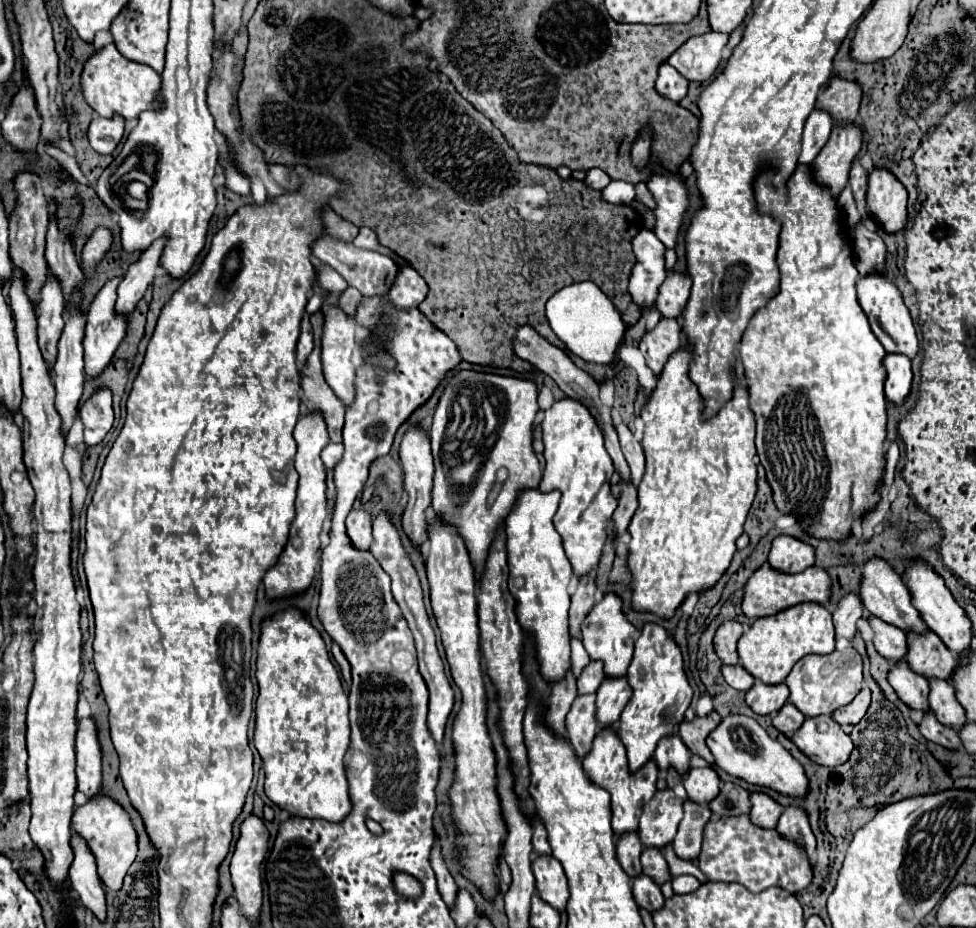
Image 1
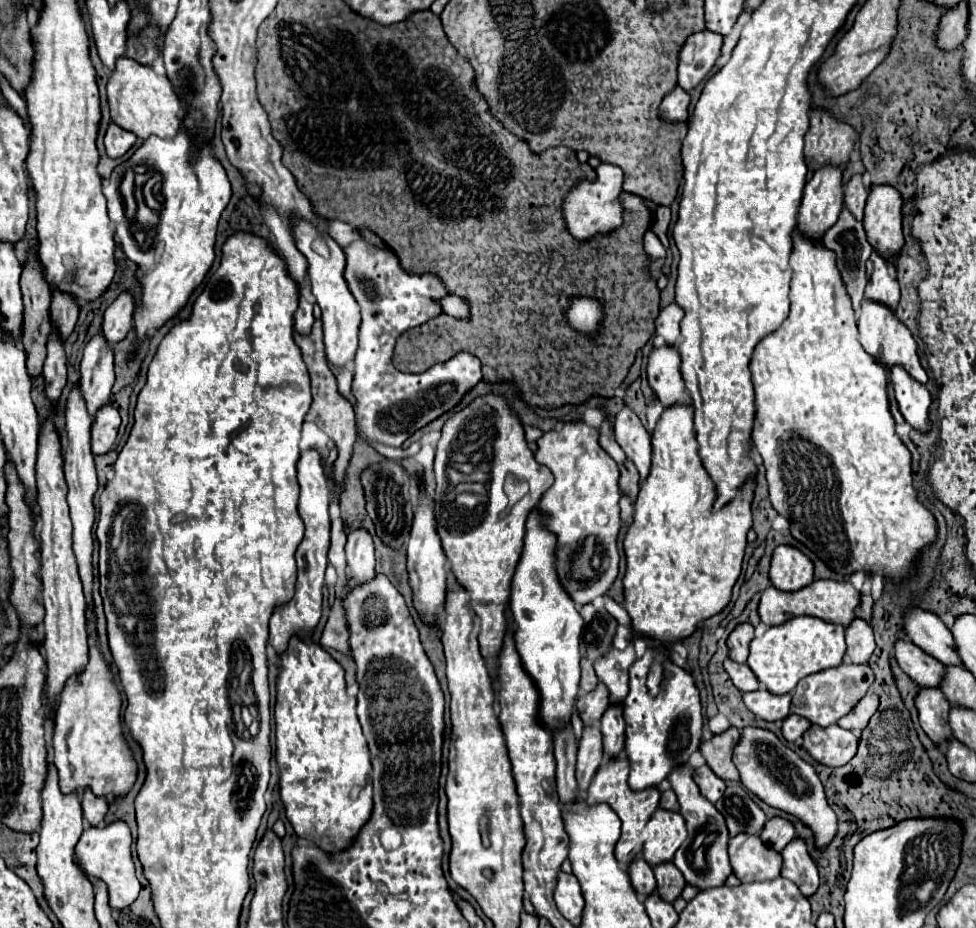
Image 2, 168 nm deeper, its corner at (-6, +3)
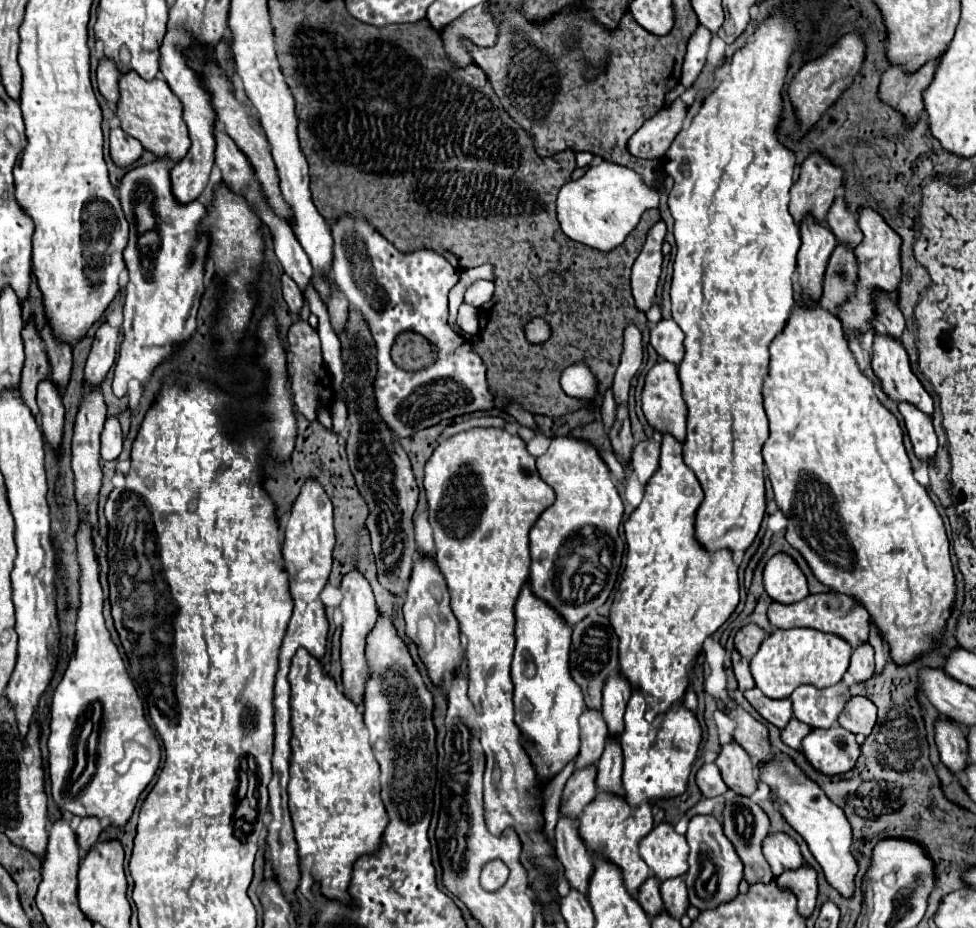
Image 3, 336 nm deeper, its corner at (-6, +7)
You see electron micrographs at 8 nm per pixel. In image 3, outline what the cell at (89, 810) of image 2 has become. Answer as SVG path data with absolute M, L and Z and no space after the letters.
M82 818L80 820L80 826L76 830L76 842L80 846L80 850L88 852L90 846L94 846L98 842L98 836L102 832L102 826L98 822L98 818Z

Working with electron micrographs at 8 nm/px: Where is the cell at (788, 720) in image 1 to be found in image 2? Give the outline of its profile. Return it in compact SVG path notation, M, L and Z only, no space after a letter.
M788 714L782 720L782 736L788 742L796 742L806 730L808 730L810 722L806 722L806 718L798 718L798 714Z

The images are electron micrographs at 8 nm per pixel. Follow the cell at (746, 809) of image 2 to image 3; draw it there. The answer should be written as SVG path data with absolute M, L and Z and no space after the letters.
M728 790L726 794L726 806L724 806L724 820L722 820L722 826L724 826L724 834L728 836L728 840L734 844L734 850L738 854L738 858L742 860L744 864L744 880L748 884L758 884L758 882L772 882L774 876L772 876L772 870L762 854L762 842L764 838L768 836L768 816L764 814L764 810L754 804L750 798L744 798L744 796L738 796L734 794L732 790Z

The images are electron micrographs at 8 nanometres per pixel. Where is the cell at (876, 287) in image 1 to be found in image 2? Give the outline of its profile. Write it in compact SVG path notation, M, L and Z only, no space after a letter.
M862 300L858 328L860 328L860 342L868 354L876 356L882 364L886 364L890 368L894 364L902 364L918 382L926 384L928 376L926 376L926 370L922 368L920 358L918 358L918 342L912 336L912 332L908 330L908 326L896 316L896 312L890 306L882 306L882 302L878 304L878 302Z

